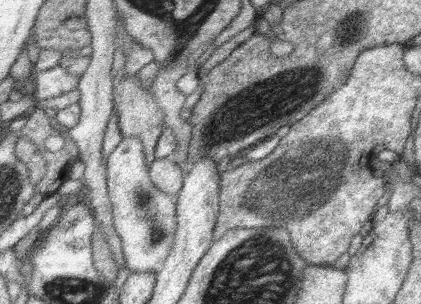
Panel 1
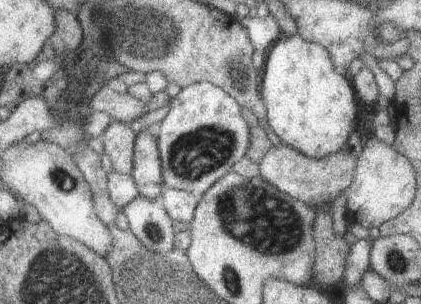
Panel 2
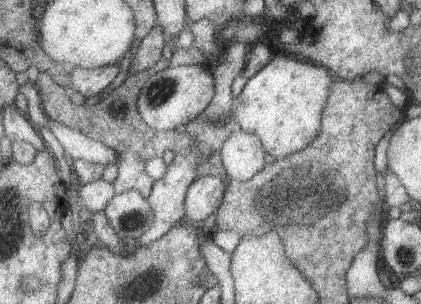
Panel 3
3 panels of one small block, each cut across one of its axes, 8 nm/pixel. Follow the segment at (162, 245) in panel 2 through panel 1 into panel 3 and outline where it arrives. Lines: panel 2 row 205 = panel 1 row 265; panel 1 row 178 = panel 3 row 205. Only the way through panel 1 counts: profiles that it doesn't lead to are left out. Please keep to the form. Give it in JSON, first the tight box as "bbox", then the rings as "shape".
{"bbox":[103,190,153,244],"shape":[[[137,190],[115,194],[103,212],[115,234],[127,244],[137,242],[153,226],[153,210]]]}

